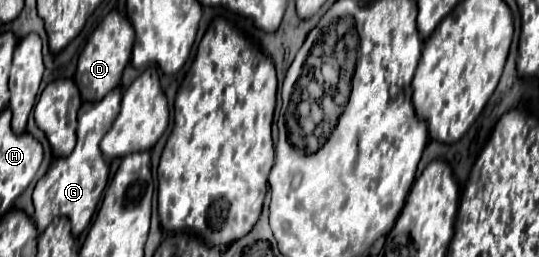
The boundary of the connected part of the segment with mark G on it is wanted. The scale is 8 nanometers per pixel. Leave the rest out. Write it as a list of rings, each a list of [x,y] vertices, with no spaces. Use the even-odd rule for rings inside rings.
[[[113,89],[105,95],[99,103],[83,103],[79,109],[79,125],[77,125],[77,145],[69,157],[55,159],[51,163],[51,169],[43,179],[39,179],[35,191],[33,191],[33,203],[35,203],[35,225],[41,231],[47,229],[47,225],[55,217],[69,217],[73,235],[79,237],[83,229],[91,223],[93,213],[97,211],[97,205],[101,201],[103,189],[108,185],[109,166],[103,159],[103,153],[99,151],[99,141],[107,133],[107,127],[115,121],[115,115],[119,113],[119,99],[121,89]]]

